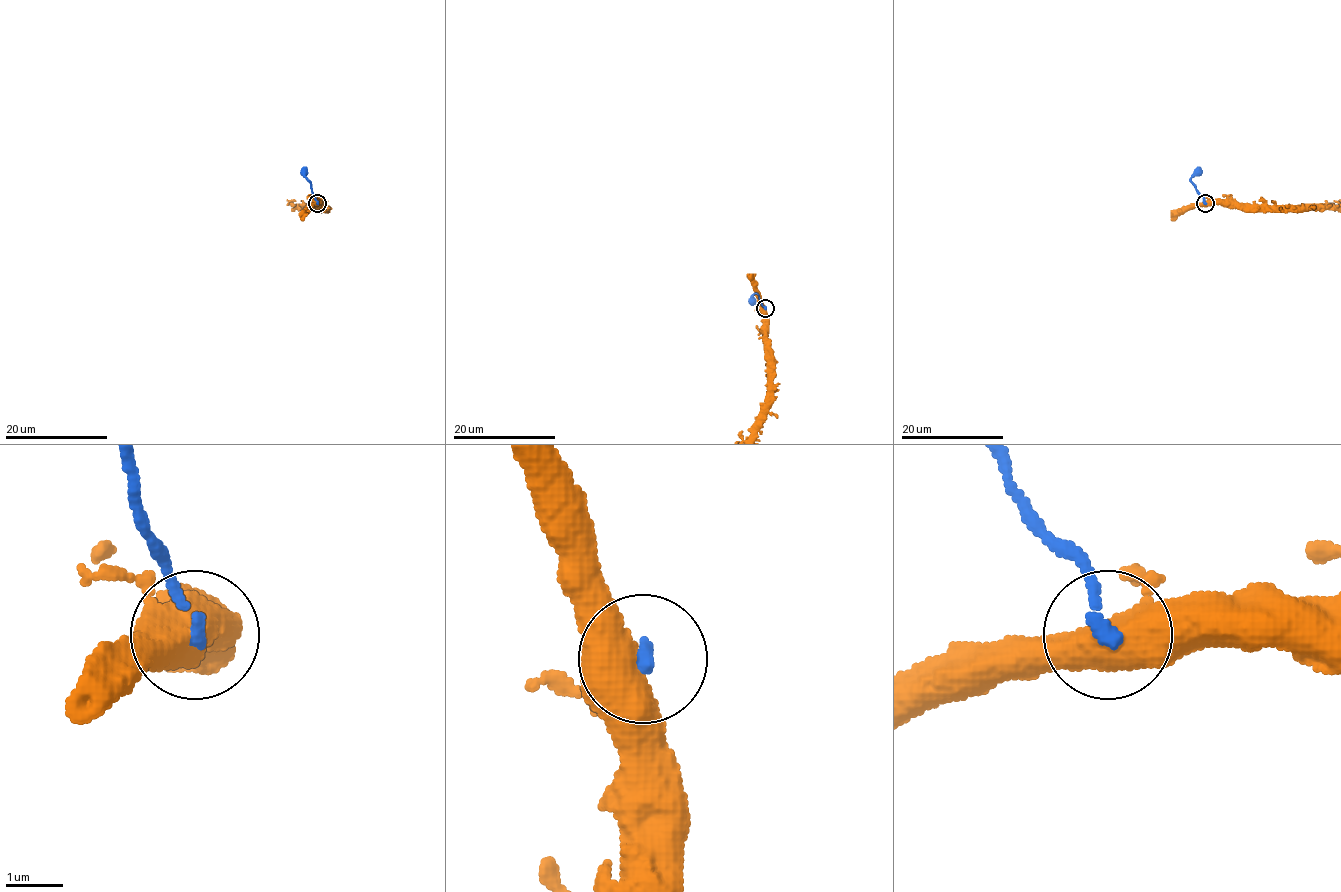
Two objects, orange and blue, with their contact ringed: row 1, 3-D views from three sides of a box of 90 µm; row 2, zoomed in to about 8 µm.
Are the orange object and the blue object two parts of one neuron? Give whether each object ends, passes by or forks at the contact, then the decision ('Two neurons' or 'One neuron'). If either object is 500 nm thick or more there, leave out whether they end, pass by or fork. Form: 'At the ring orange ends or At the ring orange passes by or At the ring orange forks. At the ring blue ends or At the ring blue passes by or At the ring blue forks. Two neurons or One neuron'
At the ring orange forks. At the ring blue ends. Two neurons

